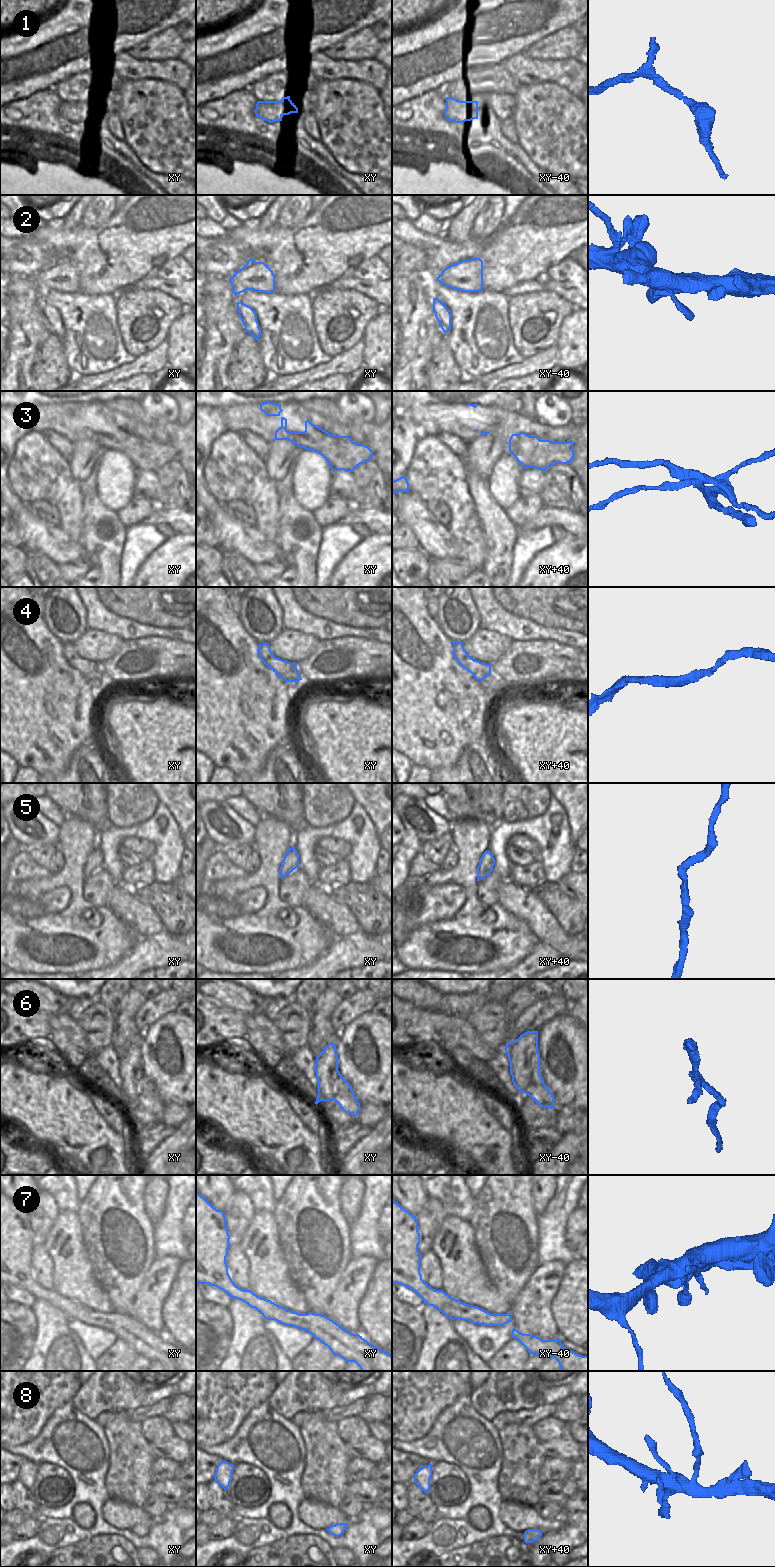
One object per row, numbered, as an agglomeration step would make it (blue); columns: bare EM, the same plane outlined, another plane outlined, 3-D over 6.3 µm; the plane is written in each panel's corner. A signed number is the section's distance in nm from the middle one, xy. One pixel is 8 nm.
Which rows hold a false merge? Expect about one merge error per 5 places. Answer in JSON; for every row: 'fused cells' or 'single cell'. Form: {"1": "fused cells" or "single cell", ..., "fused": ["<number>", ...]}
{"1": "single cell", "2": "single cell", "3": "fused cells", "4": "single cell", "5": "single cell", "6": "fused cells", "7": "single cell", "8": "fused cells", "fused": ["3", "6", "8"]}

